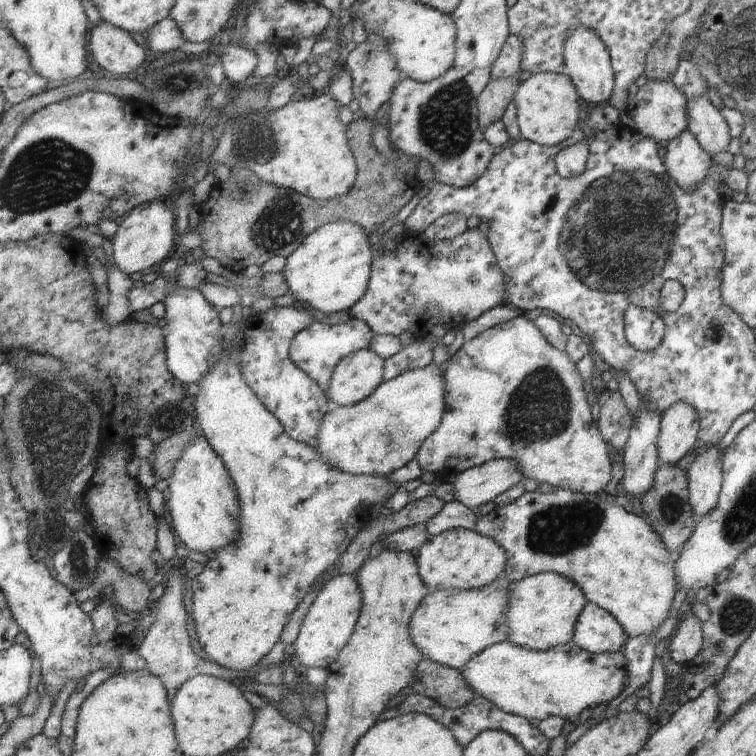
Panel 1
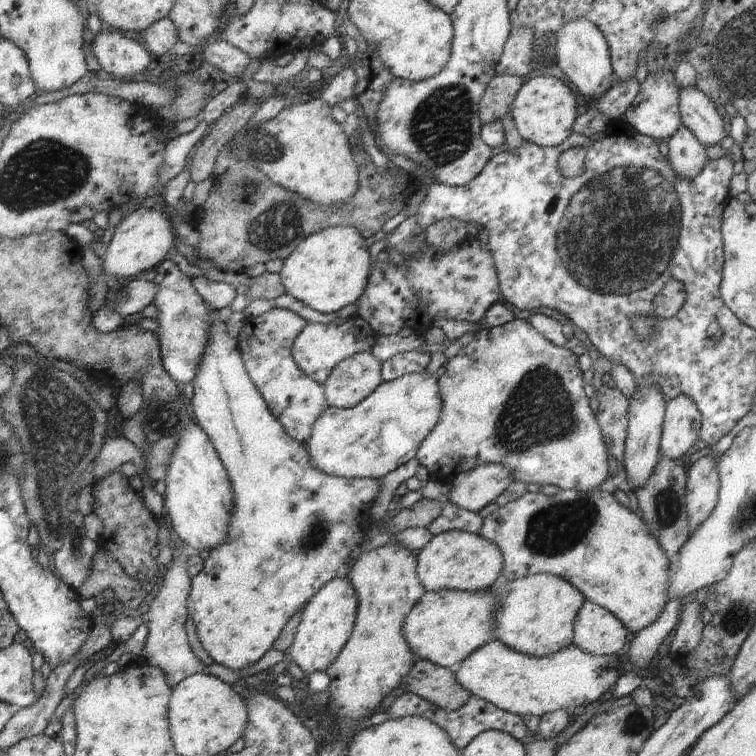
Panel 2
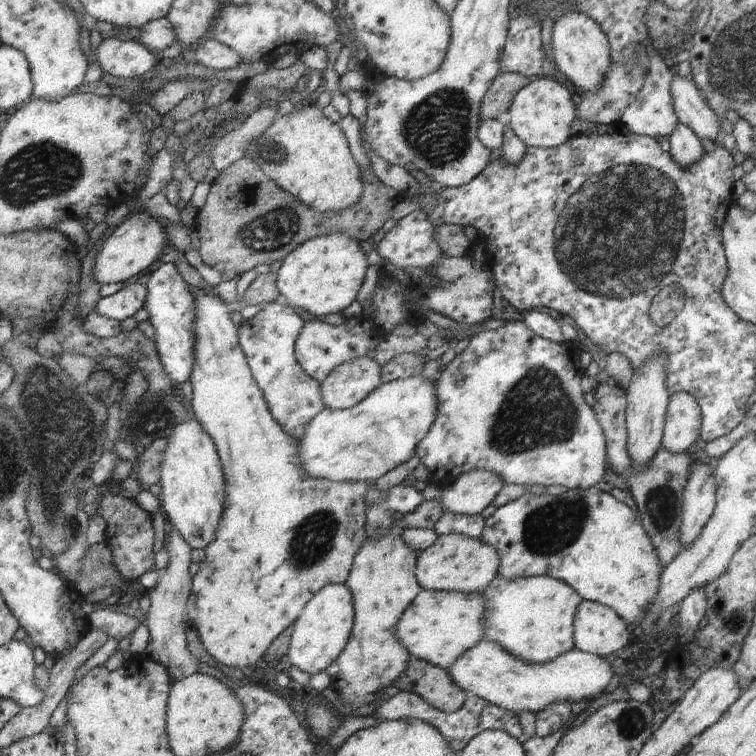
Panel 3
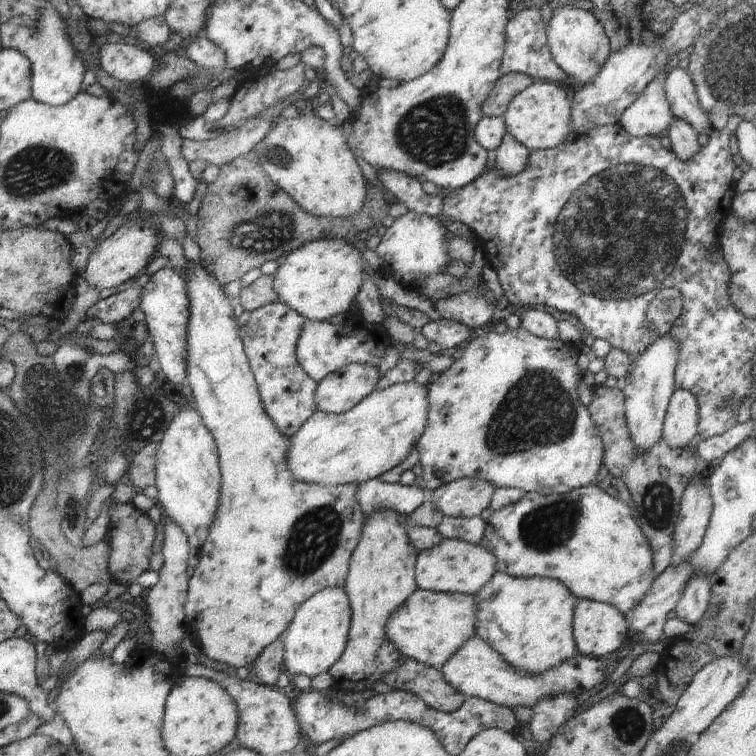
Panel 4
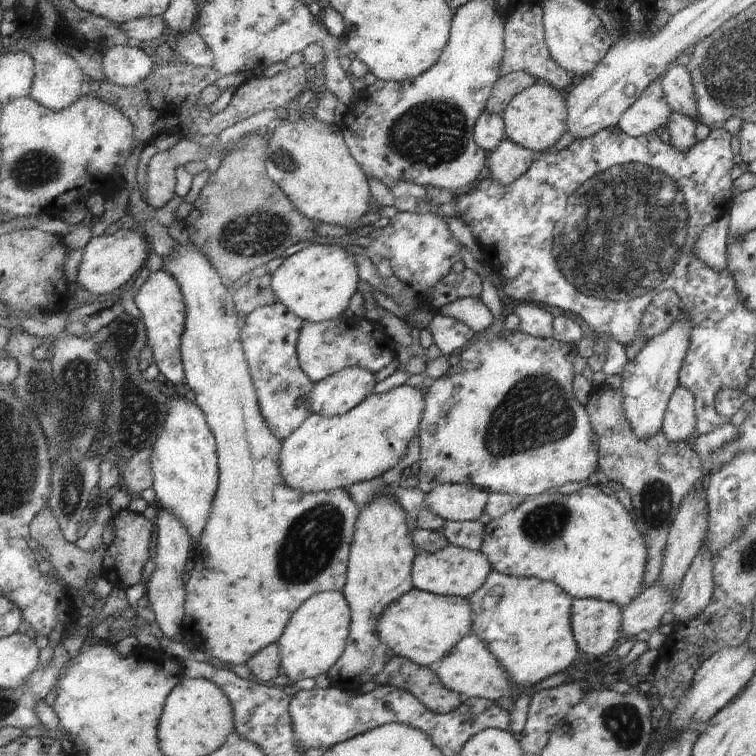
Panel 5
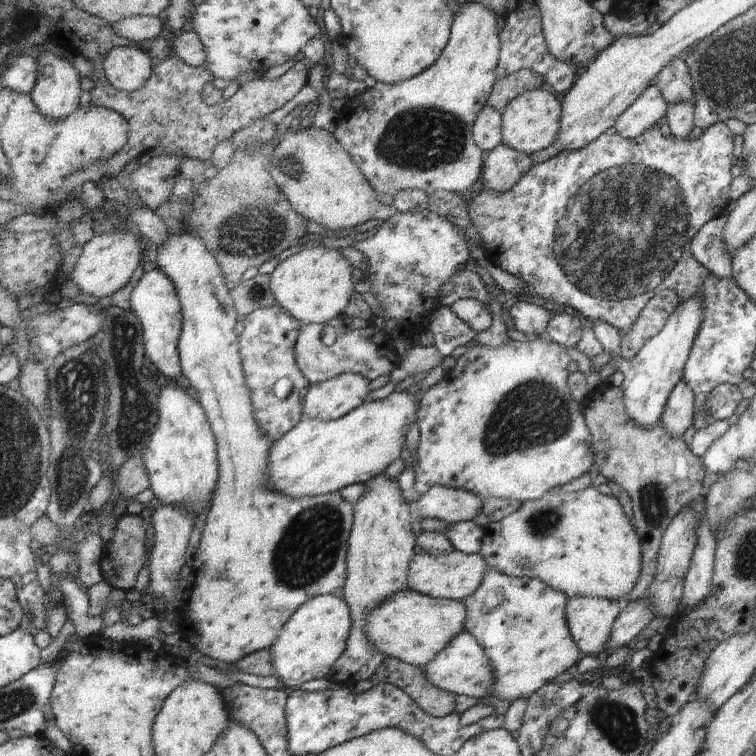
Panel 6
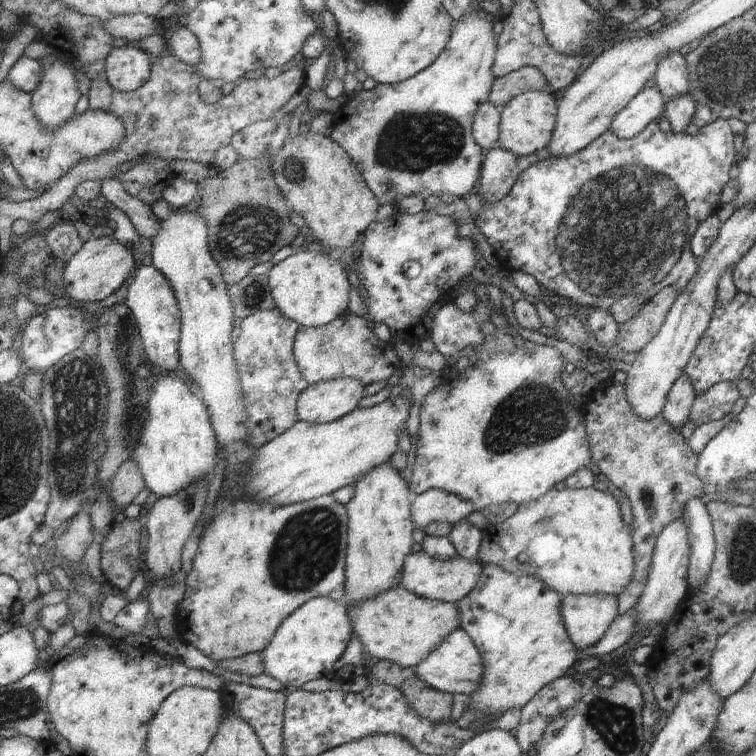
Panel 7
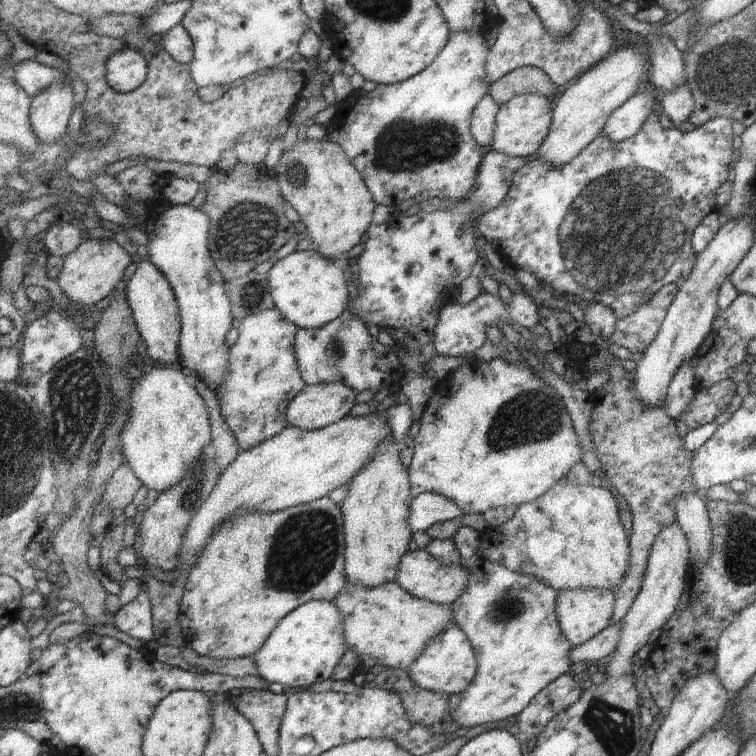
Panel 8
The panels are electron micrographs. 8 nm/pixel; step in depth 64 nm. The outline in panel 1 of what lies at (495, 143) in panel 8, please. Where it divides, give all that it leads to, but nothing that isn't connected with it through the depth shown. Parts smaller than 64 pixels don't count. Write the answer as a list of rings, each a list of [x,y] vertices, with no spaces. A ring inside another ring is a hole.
[[[535,73],[522,77],[515,94],[518,108],[516,122],[523,139],[539,146],[555,146],[567,140],[578,128],[583,113],[578,104],[578,92],[569,78],[561,73]]]

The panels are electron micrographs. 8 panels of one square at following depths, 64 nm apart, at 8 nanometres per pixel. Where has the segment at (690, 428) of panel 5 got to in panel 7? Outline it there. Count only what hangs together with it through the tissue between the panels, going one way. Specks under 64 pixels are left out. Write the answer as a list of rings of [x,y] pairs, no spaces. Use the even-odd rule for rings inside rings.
[[[684,370],[676,382],[673,382],[661,412],[662,418],[665,418],[668,424],[679,431],[690,420],[691,408],[696,397],[697,394],[690,382],[690,377]]]

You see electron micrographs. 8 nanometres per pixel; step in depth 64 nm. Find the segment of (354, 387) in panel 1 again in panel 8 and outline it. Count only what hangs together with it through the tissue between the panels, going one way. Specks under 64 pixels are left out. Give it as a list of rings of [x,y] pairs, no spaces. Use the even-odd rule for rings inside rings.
[[[345,382],[307,385],[289,406],[292,426],[321,429],[353,414],[359,402],[359,392]]]

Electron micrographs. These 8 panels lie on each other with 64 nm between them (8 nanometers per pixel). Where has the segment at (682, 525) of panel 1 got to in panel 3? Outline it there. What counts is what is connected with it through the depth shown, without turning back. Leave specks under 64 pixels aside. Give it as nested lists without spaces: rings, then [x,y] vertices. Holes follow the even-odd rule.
[[[601,383],[593,391],[595,404],[591,407],[596,421],[600,424],[606,448],[607,464],[610,478],[622,476],[630,486],[634,502],[640,513],[640,525],[650,538],[660,564],[664,569],[683,549],[680,544],[680,520],[682,520],[682,498],[686,488],[690,471],[694,465],[695,456],[688,452],[672,454],[661,447],[656,450],[654,458],[646,466],[646,470],[636,470],[628,456],[627,426],[626,426],[626,390],[618,386],[609,386]]]

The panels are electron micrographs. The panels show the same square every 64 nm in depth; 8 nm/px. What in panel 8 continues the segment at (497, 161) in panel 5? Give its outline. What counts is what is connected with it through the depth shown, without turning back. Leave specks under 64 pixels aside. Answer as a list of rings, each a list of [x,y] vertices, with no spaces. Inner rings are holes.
[[[492,148],[484,155],[483,164],[480,165],[480,186],[471,199],[458,202],[451,211],[424,210],[414,217],[389,219],[385,223],[373,224],[369,230],[369,239],[365,243],[365,250],[361,254],[356,267],[356,281],[358,282],[359,295],[350,302],[350,310],[357,314],[366,324],[377,329],[386,329],[397,340],[398,346],[421,350],[426,344],[437,344],[437,328],[440,322],[440,313],[450,303],[456,302],[458,284],[467,280],[478,260],[476,256],[476,242],[474,232],[468,226],[470,214],[476,204],[480,204],[484,211],[496,208],[508,194],[513,183],[515,172],[522,168],[528,161],[536,160],[539,156],[534,153],[527,157],[511,157]]]

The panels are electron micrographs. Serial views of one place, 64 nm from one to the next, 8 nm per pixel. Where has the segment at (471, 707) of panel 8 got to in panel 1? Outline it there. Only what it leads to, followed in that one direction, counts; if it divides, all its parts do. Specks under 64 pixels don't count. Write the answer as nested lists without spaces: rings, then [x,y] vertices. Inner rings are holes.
[[[552,572],[539,573],[520,581],[512,581],[511,611],[508,614],[508,642],[532,652],[556,649],[573,641],[574,626],[587,604],[582,590],[572,580]]]

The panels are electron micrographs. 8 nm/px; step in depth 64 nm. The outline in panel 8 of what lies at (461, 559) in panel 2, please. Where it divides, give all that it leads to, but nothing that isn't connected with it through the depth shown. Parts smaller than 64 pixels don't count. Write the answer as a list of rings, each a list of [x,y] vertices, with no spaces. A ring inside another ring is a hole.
[[[415,546],[413,550],[404,556],[397,582],[418,598],[451,606],[467,589],[470,578],[471,571],[466,566],[463,566],[463,563],[458,565],[445,565],[428,549],[420,549]]]

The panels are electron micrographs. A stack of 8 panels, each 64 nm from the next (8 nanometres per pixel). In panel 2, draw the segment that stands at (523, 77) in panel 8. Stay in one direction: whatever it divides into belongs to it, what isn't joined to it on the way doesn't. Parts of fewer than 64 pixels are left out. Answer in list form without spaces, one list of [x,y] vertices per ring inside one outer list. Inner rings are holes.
[[[496,74],[491,79],[479,106],[479,118],[482,124],[501,121],[501,118],[511,111],[511,106],[525,82],[526,78]]]

